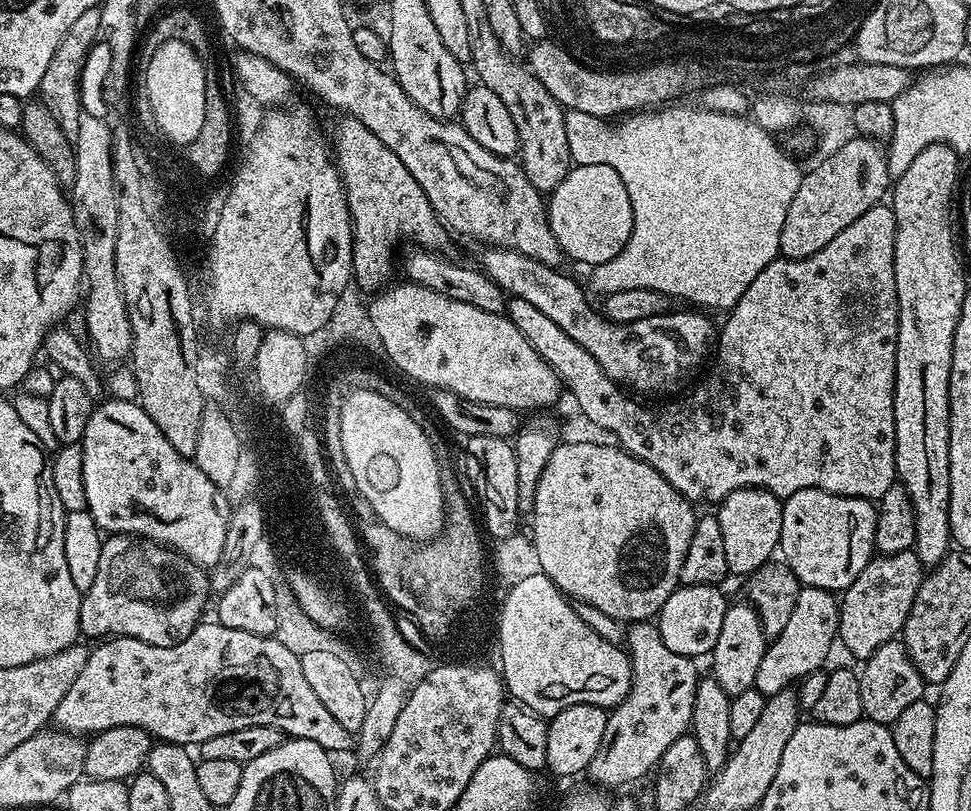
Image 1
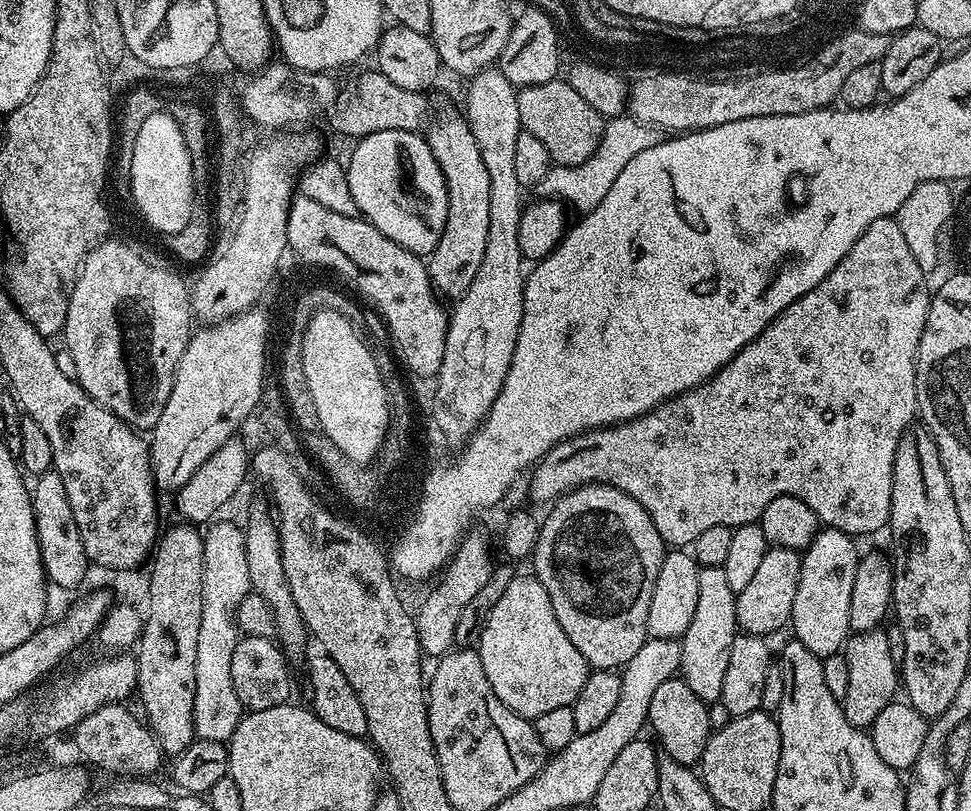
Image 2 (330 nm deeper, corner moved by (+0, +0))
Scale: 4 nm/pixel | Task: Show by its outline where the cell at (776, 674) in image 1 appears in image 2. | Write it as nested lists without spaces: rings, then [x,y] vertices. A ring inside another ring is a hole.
[[[824,526],[817,531],[812,544],[801,555],[790,632],[815,656],[832,656],[848,643],[850,594],[854,590],[854,574],[858,574],[858,562],[862,555],[861,549],[856,549],[856,544],[857,541],[847,532]]]

